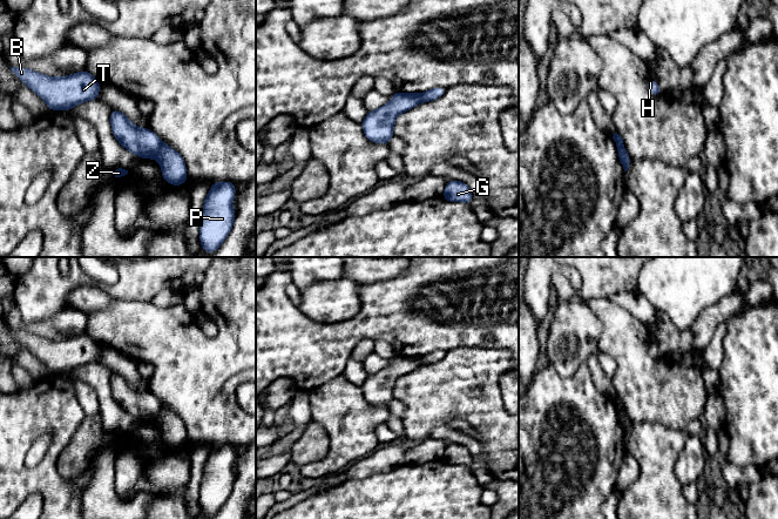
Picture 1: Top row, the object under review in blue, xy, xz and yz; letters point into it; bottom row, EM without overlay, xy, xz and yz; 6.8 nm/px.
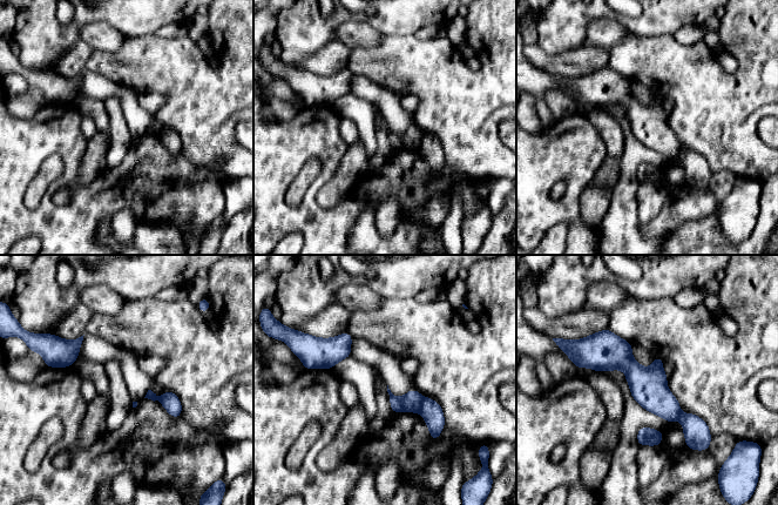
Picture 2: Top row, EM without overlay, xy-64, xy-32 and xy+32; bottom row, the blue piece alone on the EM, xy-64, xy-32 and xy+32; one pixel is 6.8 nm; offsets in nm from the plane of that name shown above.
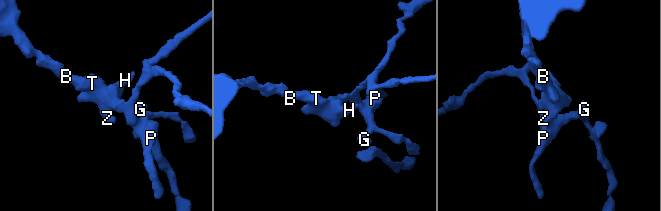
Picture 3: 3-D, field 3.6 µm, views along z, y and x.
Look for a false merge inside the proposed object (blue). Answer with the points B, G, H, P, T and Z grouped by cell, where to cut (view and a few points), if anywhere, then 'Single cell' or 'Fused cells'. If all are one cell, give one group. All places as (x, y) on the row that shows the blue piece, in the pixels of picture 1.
Groups: B H T Z / G P. Split along xy (162, 143), (156, 159). Fused cells

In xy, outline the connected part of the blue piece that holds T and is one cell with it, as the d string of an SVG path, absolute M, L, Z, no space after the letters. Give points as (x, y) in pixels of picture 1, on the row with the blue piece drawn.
M11 67L11 69L47 103L50 110L69 112L76 105L100 100L100 80L86 69L62 77L39 74L23 67Z

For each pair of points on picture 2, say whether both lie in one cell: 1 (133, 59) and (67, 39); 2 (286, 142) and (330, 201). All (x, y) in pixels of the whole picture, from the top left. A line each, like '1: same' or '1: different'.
1: different
2: different

